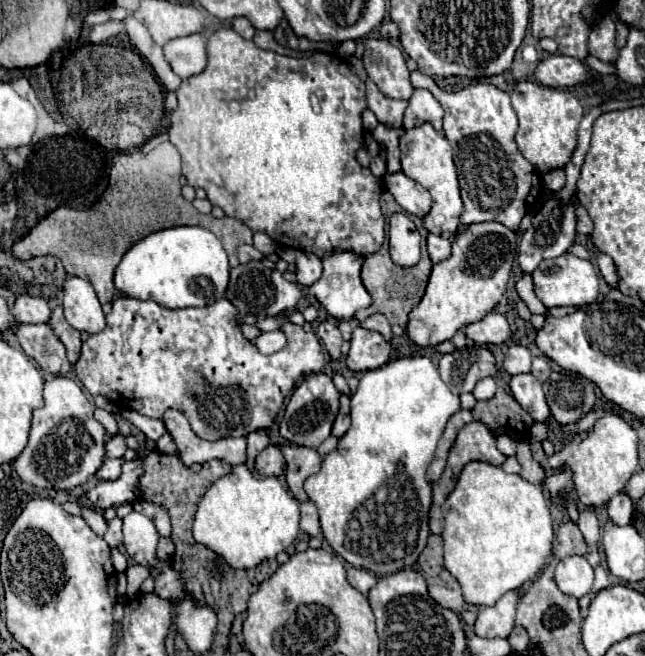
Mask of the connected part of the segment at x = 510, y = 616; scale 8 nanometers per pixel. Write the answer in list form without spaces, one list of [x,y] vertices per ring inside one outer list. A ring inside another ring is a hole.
[[[520,589],[506,593],[492,607],[482,607],[474,623],[478,637],[508,637],[514,627],[516,605],[520,601]]]

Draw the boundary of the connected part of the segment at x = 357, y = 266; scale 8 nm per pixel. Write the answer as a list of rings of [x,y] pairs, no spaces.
[[[332,253],[330,257],[322,259],[324,263],[324,273],[322,277],[310,287],[310,295],[314,295],[320,305],[328,311],[330,317],[338,319],[338,321],[352,321],[354,313],[358,309],[364,309],[372,303],[370,293],[364,289],[362,279],[360,279],[360,269],[362,269],[362,255],[356,253]]]

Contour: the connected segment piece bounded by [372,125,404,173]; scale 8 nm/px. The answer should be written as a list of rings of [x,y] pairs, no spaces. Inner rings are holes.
[[[378,125],[372,135],[374,139],[386,149],[388,157],[386,157],[386,163],[388,163],[388,171],[394,173],[394,171],[400,171],[400,147],[398,147],[398,139],[400,139],[400,133],[404,133],[404,127],[400,129],[384,129],[384,125]]]

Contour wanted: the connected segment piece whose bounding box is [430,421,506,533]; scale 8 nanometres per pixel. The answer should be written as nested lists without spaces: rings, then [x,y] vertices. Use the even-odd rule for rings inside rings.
[[[472,421],[472,423],[464,425],[464,427],[460,429],[460,433],[458,433],[458,437],[456,437],[456,441],[454,441],[454,445],[452,445],[452,449],[450,449],[448,465],[446,465],[442,477],[432,483],[430,531],[432,531],[432,533],[442,533],[442,519],[444,519],[444,517],[442,517],[442,505],[444,505],[446,497],[450,495],[450,491],[454,489],[454,485],[456,485],[456,481],[458,481],[458,475],[460,475],[460,471],[462,471],[462,467],[464,467],[466,463],[470,463],[470,461],[486,461],[486,463],[490,463],[490,465],[502,465],[504,459],[506,459],[506,457],[496,449],[496,439],[494,439],[494,435],[490,433],[490,429],[488,429],[484,423]]]

